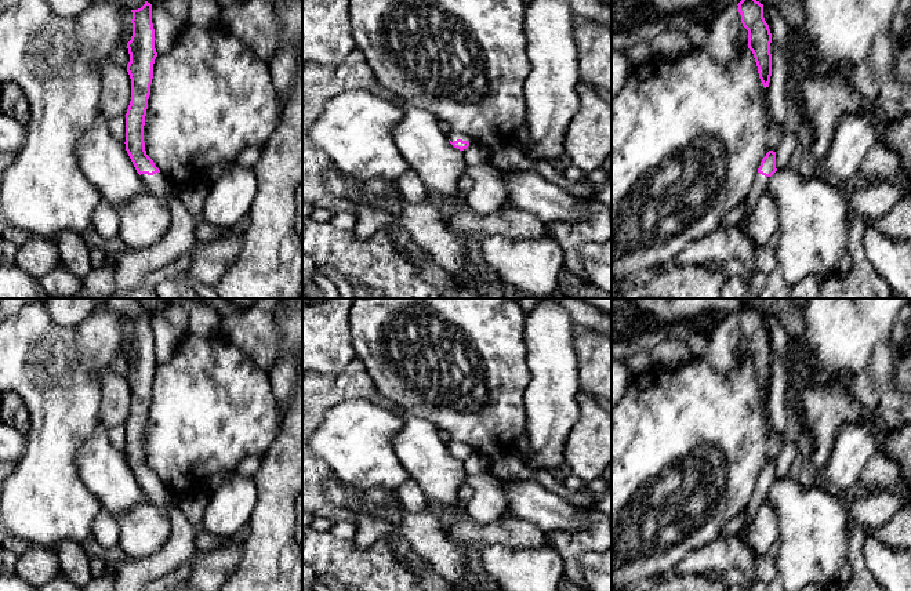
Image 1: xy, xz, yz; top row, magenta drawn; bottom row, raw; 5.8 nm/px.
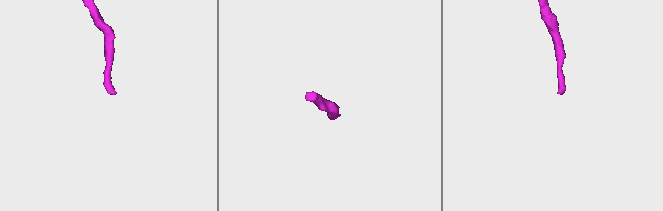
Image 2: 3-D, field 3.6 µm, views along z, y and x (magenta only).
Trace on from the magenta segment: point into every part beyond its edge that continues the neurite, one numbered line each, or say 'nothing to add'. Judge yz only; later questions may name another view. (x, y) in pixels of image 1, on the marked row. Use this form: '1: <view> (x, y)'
1: yz (759, 185)

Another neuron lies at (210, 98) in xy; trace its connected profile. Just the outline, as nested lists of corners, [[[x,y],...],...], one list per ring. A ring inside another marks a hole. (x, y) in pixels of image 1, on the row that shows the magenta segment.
[[[222,25],[181,29],[170,51],[157,54],[144,126],[146,155],[171,185],[182,188],[215,164],[228,166],[248,146],[262,146],[282,122],[283,109],[272,81],[269,65]]]

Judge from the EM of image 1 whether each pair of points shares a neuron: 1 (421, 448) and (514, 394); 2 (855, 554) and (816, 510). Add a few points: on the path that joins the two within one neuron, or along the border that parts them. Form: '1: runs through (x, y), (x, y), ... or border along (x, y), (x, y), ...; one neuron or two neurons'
1: border along (410, 413), (427, 419), (438, 430); two neurons
2: border along (848, 519), (848, 564), (850, 576); two neurons

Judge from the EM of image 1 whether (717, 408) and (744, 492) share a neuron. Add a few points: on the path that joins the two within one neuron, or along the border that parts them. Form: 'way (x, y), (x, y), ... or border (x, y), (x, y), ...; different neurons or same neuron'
way (717, 428), (717, 438), (740, 461), (740, 471); same neuron

